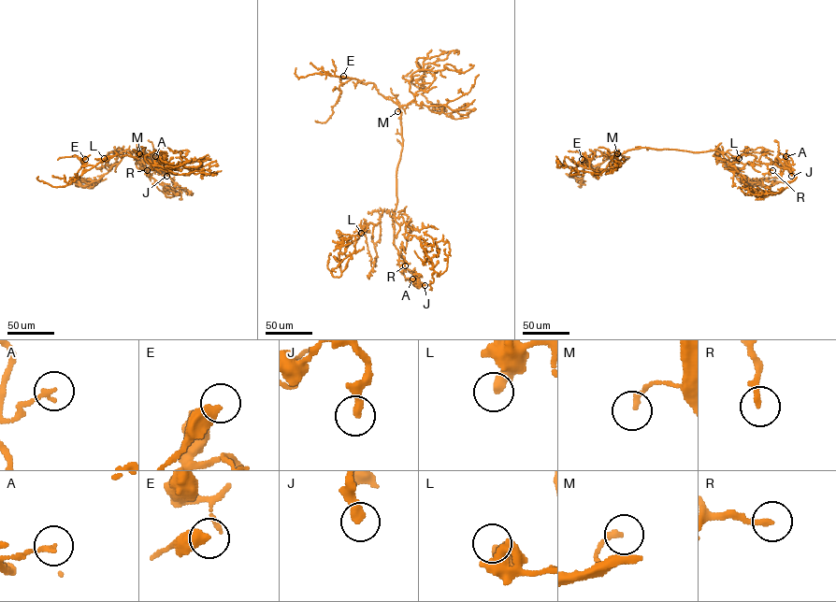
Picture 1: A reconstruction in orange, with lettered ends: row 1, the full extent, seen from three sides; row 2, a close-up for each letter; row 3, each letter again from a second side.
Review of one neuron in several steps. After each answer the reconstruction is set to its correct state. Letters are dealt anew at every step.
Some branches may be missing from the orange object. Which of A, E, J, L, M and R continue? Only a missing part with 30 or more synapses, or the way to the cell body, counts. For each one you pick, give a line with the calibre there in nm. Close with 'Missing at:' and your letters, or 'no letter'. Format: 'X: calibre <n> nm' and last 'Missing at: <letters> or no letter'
J: calibre 320 nm
R: calibre 200 nm
Missing at: J, R

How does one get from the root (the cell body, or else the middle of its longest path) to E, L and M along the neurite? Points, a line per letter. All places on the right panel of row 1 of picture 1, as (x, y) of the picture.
E: (677, 150), (641, 148), (610, 157), (590, 154), (584, 165), (590, 166), (582, 159)
L: (677, 150), (723, 151), (717, 154), (719, 149), (727, 157), (730, 166), (739, 158)
M: (677, 150), (641, 148), (617, 153)

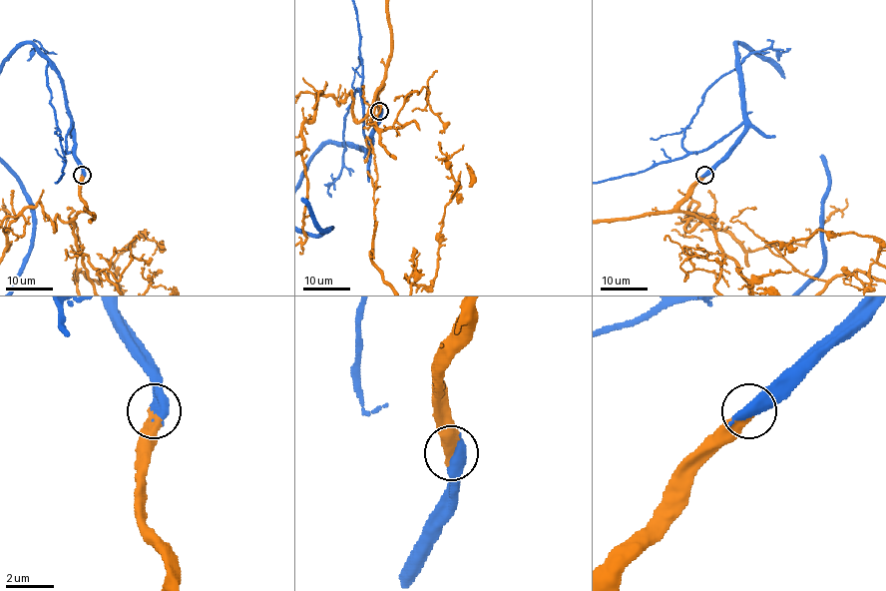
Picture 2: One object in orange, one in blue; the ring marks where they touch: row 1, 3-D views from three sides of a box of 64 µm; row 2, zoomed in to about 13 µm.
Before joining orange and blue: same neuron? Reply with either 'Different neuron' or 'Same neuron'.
Same neuron

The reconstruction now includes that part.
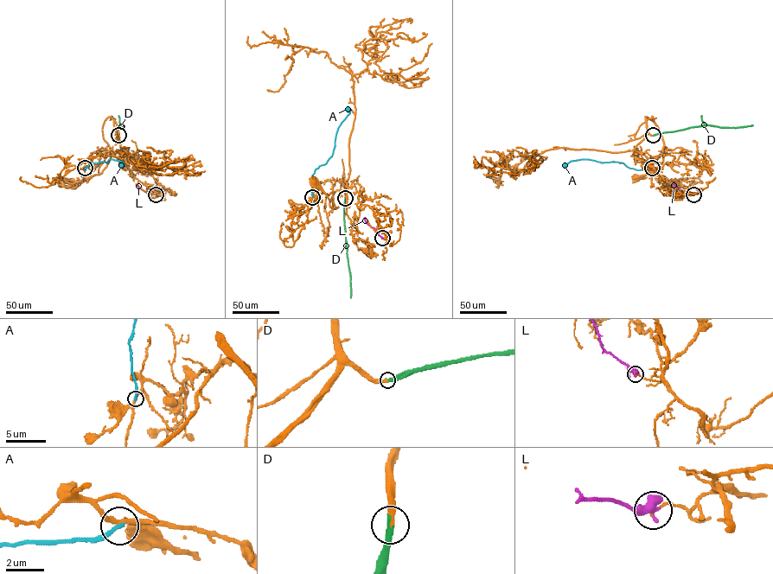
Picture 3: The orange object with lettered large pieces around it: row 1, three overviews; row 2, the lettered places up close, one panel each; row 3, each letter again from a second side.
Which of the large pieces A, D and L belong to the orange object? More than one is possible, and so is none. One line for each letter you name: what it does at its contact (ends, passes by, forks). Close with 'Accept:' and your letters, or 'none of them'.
D: it ends
Accept: D

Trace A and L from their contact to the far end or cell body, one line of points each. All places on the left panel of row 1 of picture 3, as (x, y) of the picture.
A: (85, 168), (86, 169), (92, 162), (108, 162), (111, 159), (121, 161), (123, 163), (120, 166)
L: (156, 194), (147, 193), (137, 185)

